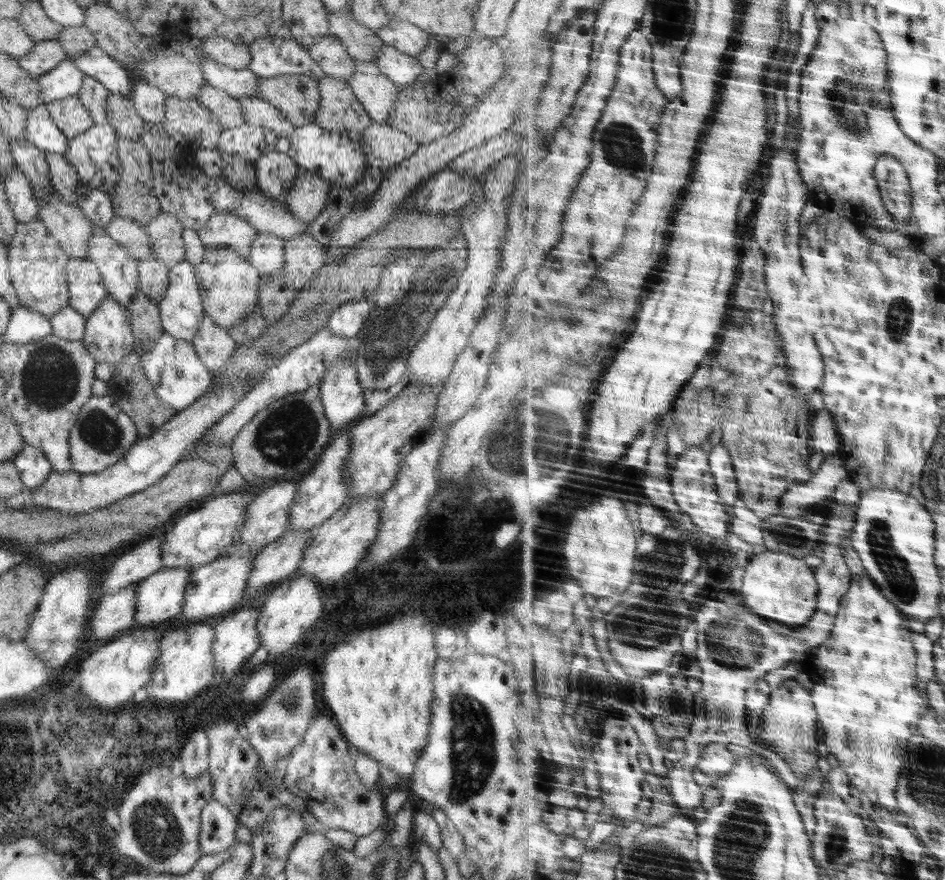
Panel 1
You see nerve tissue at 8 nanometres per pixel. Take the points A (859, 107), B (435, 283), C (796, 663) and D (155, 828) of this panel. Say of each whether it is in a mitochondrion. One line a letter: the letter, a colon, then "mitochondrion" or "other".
A: mitochondrion
B: mitochondrion
C: other
D: mitochondrion

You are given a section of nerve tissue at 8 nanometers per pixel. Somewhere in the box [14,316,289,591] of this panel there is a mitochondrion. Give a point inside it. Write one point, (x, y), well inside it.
(50, 376)

